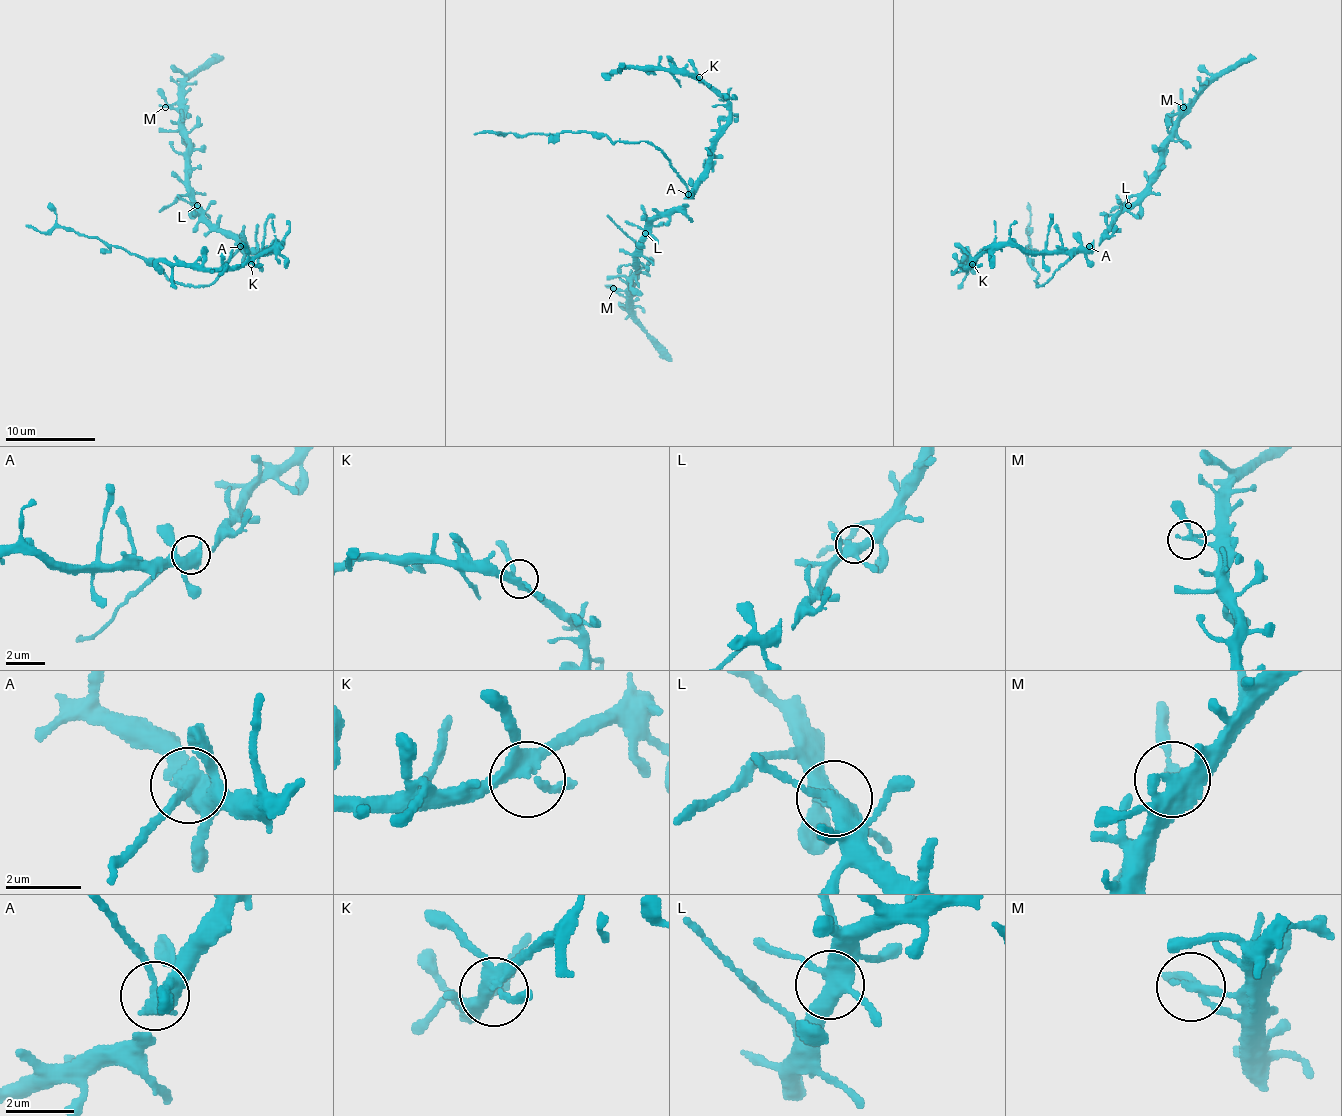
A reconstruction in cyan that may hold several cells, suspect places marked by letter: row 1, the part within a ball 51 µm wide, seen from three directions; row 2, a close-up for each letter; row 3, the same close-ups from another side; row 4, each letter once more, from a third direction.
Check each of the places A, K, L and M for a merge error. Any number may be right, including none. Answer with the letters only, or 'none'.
A

